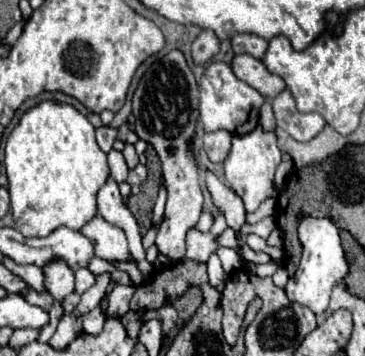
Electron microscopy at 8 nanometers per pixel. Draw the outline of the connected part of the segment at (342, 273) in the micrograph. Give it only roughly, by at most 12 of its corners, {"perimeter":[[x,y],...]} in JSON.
{"perimeter":[[302,217],[300,267],[286,285],[316,315],[348,275],[338,227]]}

